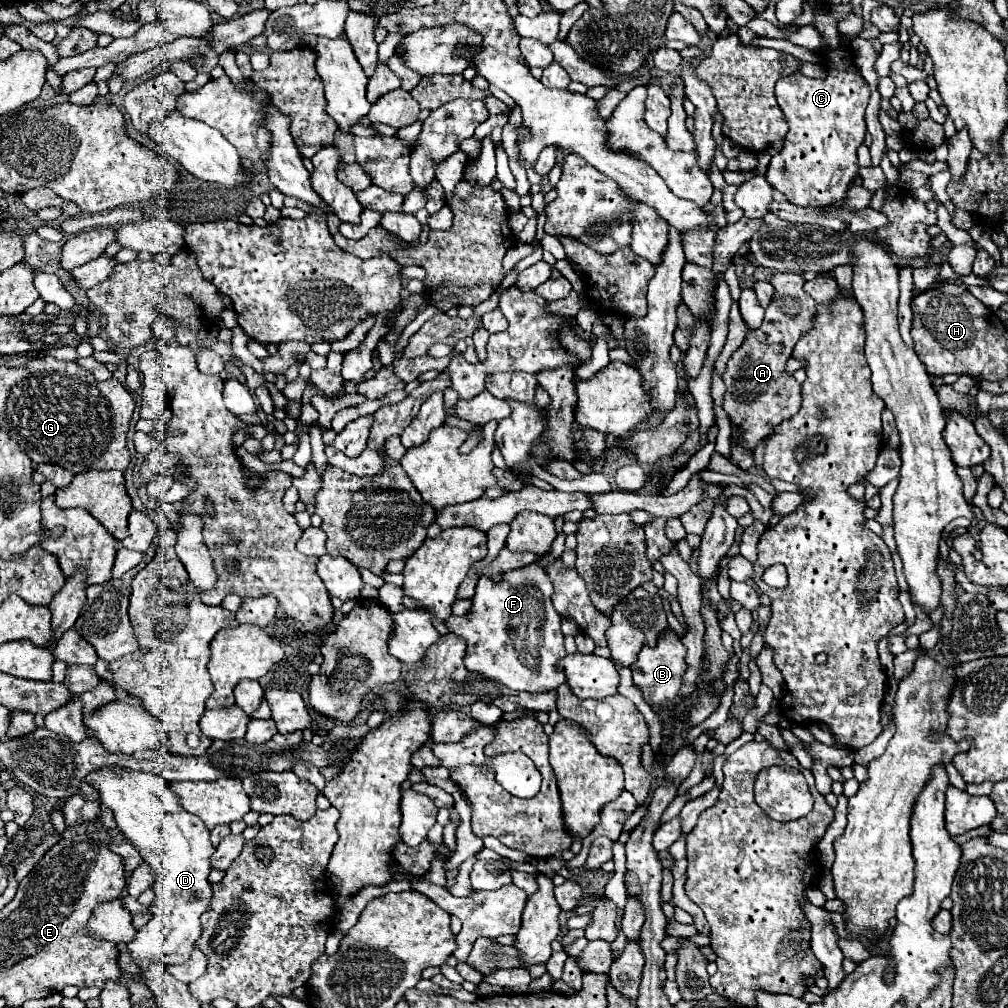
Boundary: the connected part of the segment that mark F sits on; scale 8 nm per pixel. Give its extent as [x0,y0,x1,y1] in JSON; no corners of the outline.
[445,562,567,692]

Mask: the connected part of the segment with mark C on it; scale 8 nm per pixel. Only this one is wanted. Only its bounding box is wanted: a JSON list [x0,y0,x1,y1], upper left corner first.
[765,8,869,208]

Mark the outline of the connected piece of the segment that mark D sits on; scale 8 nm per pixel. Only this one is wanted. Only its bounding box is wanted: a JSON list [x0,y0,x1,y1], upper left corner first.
[87,768,215,968]

